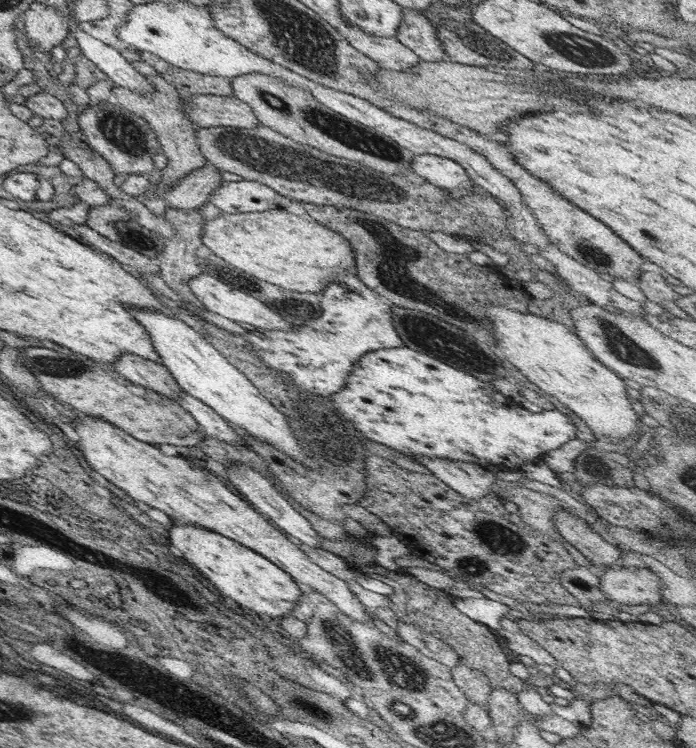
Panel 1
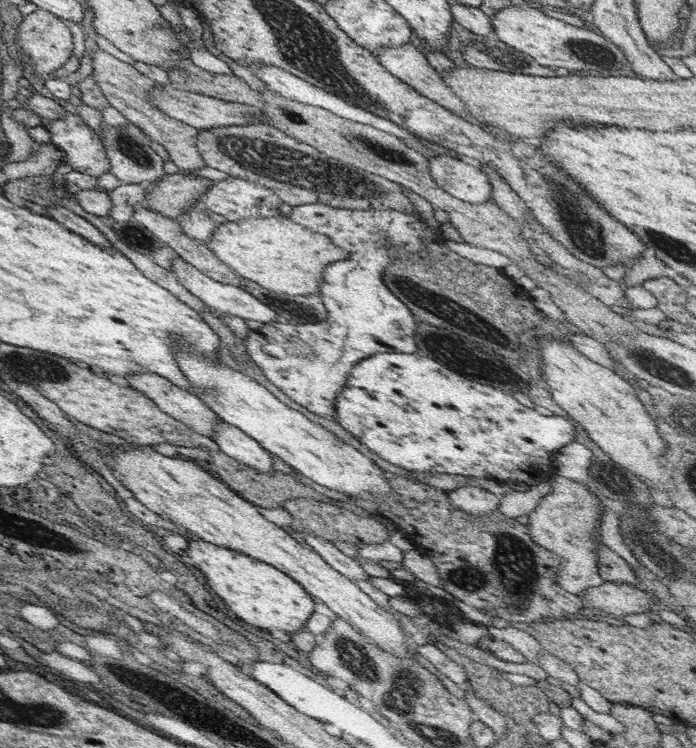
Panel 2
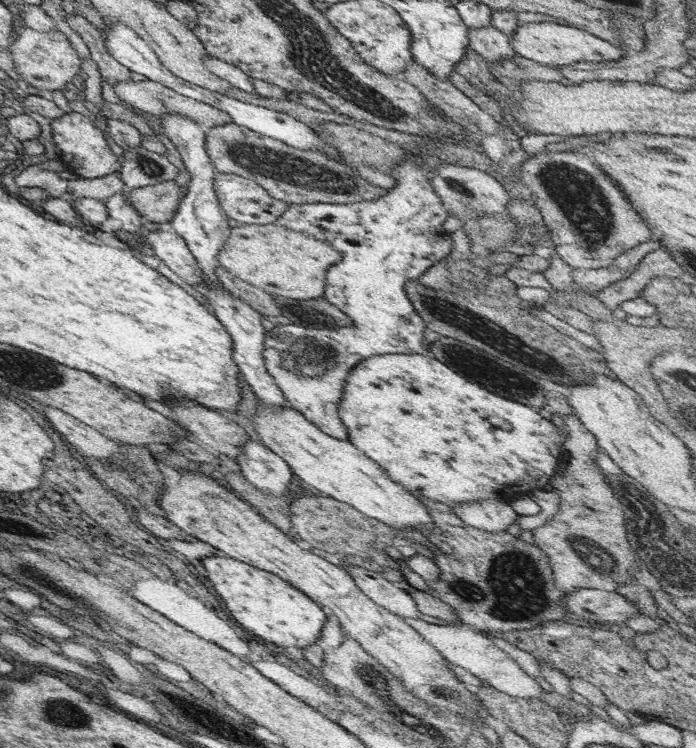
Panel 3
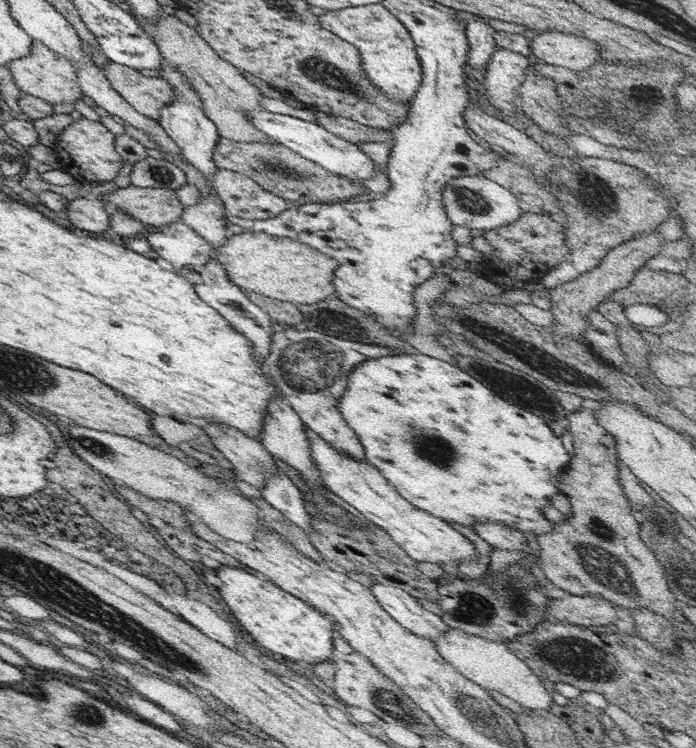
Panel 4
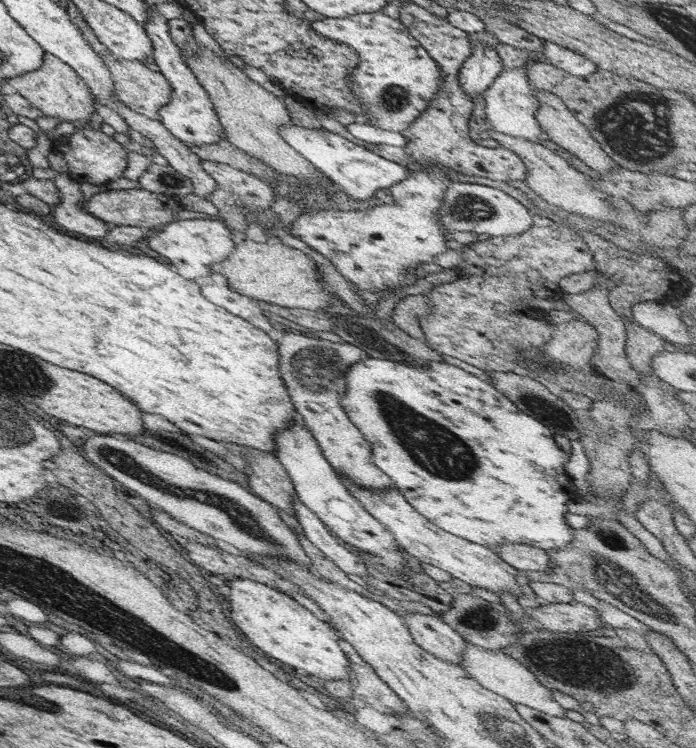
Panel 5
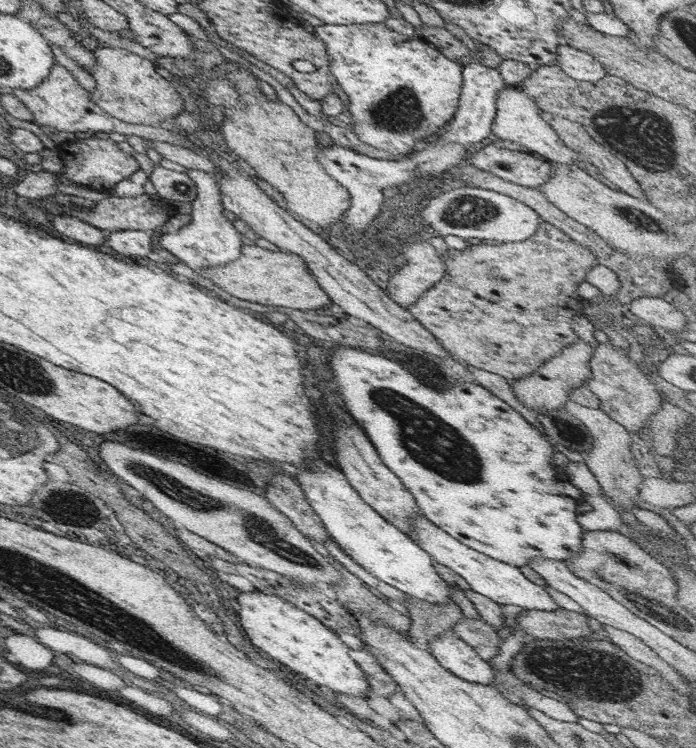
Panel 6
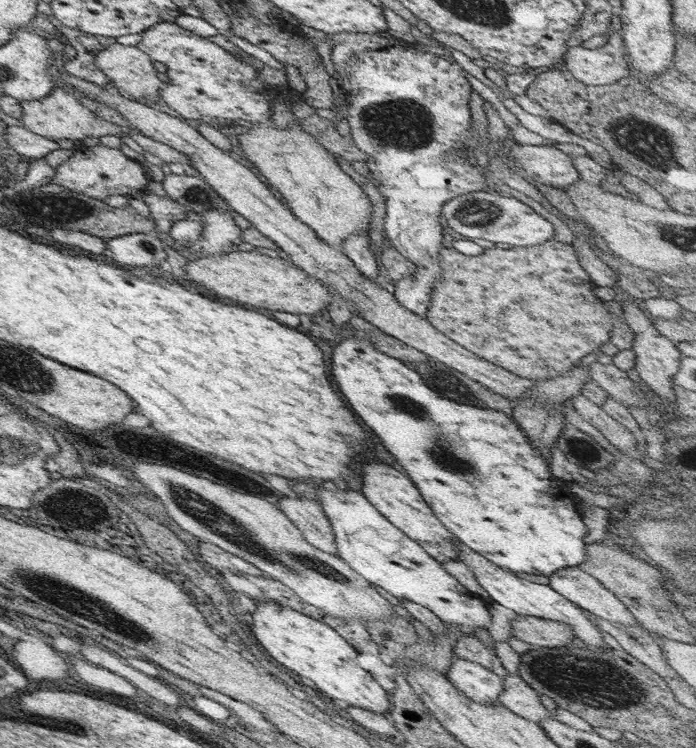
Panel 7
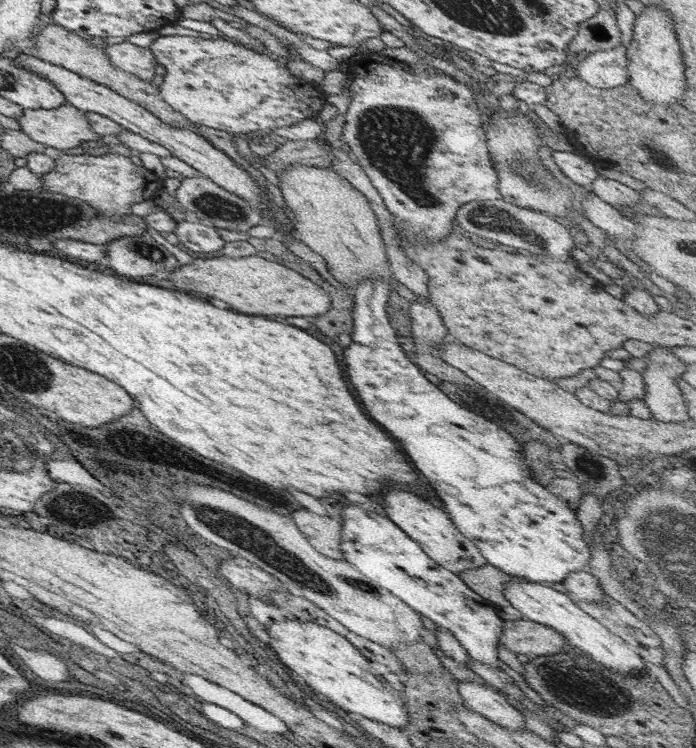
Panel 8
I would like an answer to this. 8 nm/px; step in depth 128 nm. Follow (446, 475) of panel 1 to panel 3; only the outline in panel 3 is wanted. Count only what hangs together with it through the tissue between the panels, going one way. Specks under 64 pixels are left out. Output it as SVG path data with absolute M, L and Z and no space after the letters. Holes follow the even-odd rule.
M480 500L470 504L460 502L451 511L466 524L486 532L515 531L515 522L519 517L509 504L494 500Z

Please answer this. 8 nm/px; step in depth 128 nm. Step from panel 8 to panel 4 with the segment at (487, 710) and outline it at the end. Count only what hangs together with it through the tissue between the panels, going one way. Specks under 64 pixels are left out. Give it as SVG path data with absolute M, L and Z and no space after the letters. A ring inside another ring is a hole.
M377 582L368 588L376 597L381 608L384 608L411 634L434 643L433 639L442 639L448 633L449 626L442 621L442 618L425 610L417 602L416 597L405 590Z

